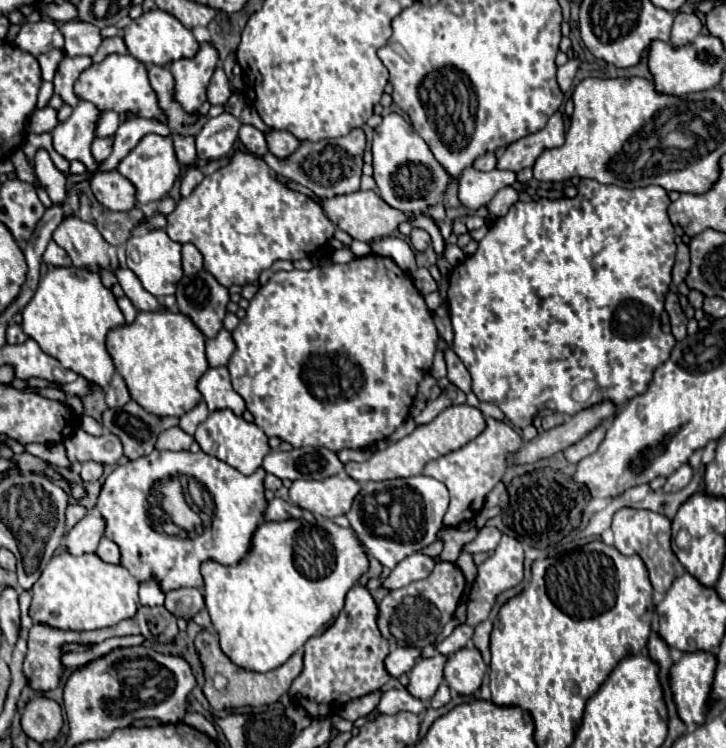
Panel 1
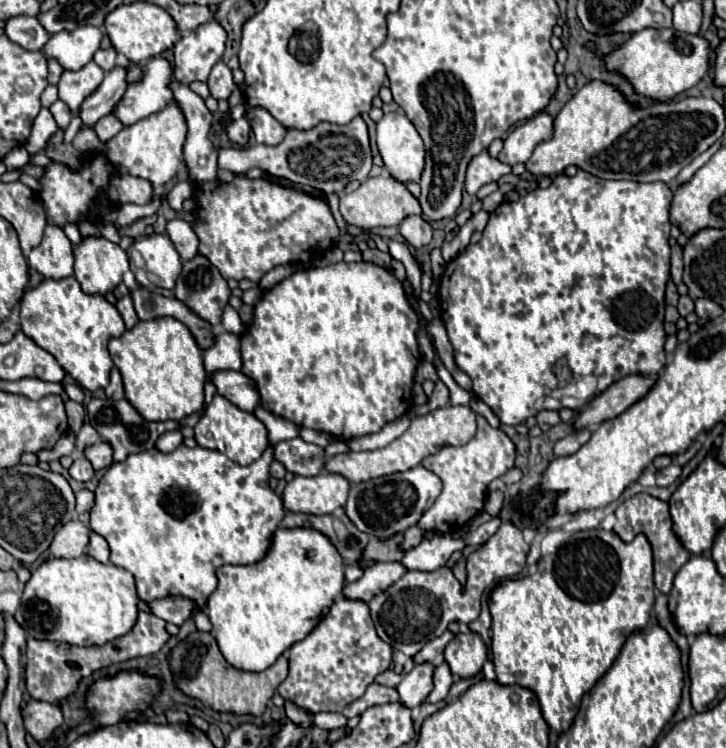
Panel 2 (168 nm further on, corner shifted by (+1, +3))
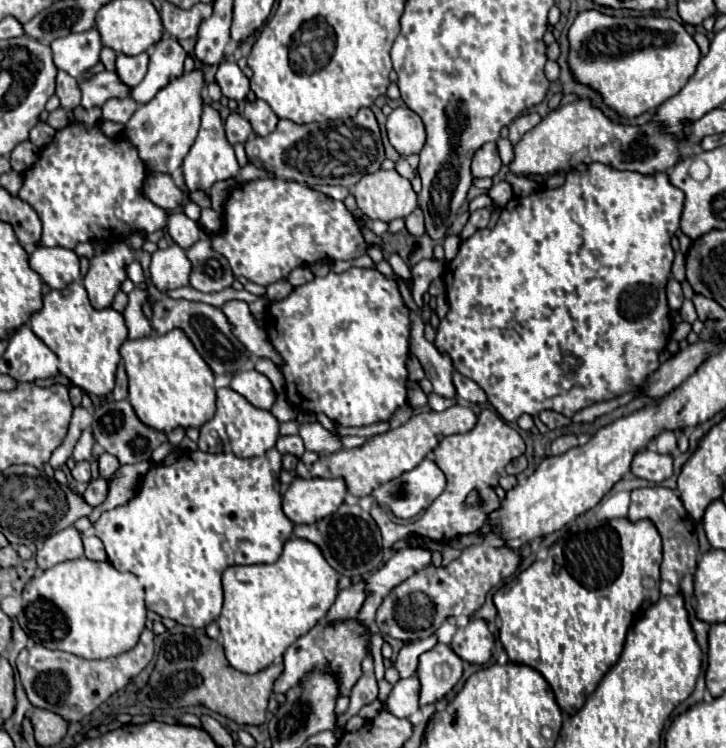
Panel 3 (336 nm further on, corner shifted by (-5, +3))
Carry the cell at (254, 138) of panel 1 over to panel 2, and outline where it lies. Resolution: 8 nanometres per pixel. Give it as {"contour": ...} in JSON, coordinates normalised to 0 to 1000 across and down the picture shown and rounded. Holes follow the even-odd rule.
{"contour":[[[331,158],[331,160],[317,160],[314,168],[311,168],[311,179],[314,184],[328,193],[328,195],[336,195],[342,190],[342,179],[344,179],[344,166],[339,158]]]}

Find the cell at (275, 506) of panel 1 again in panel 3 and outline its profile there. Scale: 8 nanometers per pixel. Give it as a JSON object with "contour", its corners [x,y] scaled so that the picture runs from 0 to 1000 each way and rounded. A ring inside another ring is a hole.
{"contour":[[[471,674],[457,690],[449,690],[433,701],[408,701],[405,717],[419,719],[441,730],[446,738],[446,746],[457,759],[463,759],[466,767],[482,770],[482,773],[504,773],[512,765],[518,765],[526,757],[526,717],[512,695],[512,690],[499,682],[493,674],[479,676]]]}

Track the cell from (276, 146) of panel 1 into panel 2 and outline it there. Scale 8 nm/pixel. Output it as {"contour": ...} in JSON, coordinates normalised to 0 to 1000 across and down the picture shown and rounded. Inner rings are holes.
{"contour":[[[339,144],[336,155],[342,158],[347,176],[353,176],[353,190],[358,193],[383,193],[394,179],[394,171],[364,144]]]}

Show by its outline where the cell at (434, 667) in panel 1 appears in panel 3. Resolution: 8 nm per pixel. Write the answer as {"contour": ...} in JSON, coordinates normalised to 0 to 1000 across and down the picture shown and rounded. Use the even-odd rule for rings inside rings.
{"contour":[[[567,904],[543,914],[543,922],[532,936],[532,947],[548,960],[562,960],[567,952],[576,949],[576,936],[579,936],[579,909]]]}

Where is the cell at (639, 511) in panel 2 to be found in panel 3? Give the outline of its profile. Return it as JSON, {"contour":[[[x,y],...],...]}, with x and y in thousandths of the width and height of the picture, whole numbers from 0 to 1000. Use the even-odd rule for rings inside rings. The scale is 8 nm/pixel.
{"contour":[[[895,650],[895,652],[879,652],[871,655],[871,671],[868,671],[868,682],[862,690],[868,698],[879,698],[879,695],[895,695],[909,717],[912,717],[912,733],[915,733],[915,749],[912,749],[912,775],[923,778],[926,783],[934,783],[937,775],[945,767],[953,767],[959,759],[959,749],[961,749],[961,719],[959,719],[959,709],[956,709],[956,698],[950,695],[950,690],[942,684],[942,676],[937,674],[937,666],[915,650]]]}

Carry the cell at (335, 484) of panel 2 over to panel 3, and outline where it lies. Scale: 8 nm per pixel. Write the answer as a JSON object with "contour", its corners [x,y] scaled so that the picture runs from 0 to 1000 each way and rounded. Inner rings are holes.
{"contour":[[[405,639],[391,660],[391,687],[405,701],[433,701],[460,687],[479,660],[471,639]]]}

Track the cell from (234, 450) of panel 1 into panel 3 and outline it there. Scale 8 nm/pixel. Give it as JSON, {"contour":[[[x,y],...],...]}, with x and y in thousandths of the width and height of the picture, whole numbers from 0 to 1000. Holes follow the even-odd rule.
{"contour":[[[303,519],[300,521],[300,537],[298,537],[298,543],[300,543],[300,548],[298,548],[295,559],[275,572],[275,588],[273,588],[273,599],[275,602],[281,602],[281,604],[317,603],[331,612],[347,612],[347,610],[361,610],[369,599],[375,599],[380,594],[380,588],[383,588],[383,561],[369,548],[350,545],[347,540],[339,537],[336,529],[331,529],[320,519]]]}

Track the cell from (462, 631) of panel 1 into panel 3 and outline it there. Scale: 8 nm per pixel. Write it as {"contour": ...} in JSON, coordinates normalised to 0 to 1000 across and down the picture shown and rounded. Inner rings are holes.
{"contour":[[[592,850],[590,856],[576,856],[576,858],[565,858],[559,861],[548,880],[545,880],[545,893],[551,898],[551,906],[562,906],[562,904],[573,904],[576,898],[576,882],[584,872],[595,869],[603,861],[603,850]]]}

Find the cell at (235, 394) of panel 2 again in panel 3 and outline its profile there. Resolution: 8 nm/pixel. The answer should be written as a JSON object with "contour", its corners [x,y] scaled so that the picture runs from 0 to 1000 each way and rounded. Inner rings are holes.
{"contour":[[[336,495],[336,497],[320,500],[317,519],[328,524],[331,529],[336,529],[347,543],[361,545],[361,548],[372,548],[380,532],[380,524],[372,508],[353,495]]]}

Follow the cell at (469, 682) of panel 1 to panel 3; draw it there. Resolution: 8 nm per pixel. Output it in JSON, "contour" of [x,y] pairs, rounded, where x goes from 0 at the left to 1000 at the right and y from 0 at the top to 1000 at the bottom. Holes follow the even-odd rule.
{"contour":[[[647,826],[642,837],[631,837],[620,866],[647,888],[669,888],[675,882],[680,864],[680,850],[672,834],[658,826]]]}

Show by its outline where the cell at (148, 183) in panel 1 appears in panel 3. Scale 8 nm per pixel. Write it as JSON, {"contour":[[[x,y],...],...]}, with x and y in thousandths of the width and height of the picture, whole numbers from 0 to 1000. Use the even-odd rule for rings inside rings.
{"contour":[[[264,94],[262,99],[237,107],[204,139],[190,142],[185,155],[171,168],[171,184],[190,201],[190,209],[204,227],[240,233],[240,227],[251,222],[253,209],[259,206],[264,190],[273,182],[278,118],[281,118],[278,96]]]}

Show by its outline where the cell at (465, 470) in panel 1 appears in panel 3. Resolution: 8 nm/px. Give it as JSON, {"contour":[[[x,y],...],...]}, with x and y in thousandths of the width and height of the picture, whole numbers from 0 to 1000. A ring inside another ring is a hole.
{"contour":[[[664,548],[658,567],[642,578],[642,580],[625,580],[612,586],[603,599],[598,602],[601,607],[601,620],[606,628],[612,628],[612,636],[617,642],[614,655],[595,671],[592,679],[584,682],[581,690],[576,690],[573,698],[567,701],[544,701],[540,698],[533,686],[526,679],[518,679],[518,674],[512,674],[512,693],[518,695],[526,719],[529,719],[529,733],[540,733],[543,725],[559,719],[559,717],[590,717],[595,722],[625,722],[636,714],[647,714],[656,711],[667,695],[672,693],[675,684],[680,684],[683,679],[689,679],[689,663],[680,658],[680,652],[686,650],[686,639],[689,631],[694,631],[697,620],[705,618],[708,612],[719,610],[725,604],[725,594],[719,588],[719,583],[700,570],[680,548]],[[686,631],[686,639],[683,639]],[[647,658],[658,658],[661,671],[647,676],[642,674],[642,666]]]}

